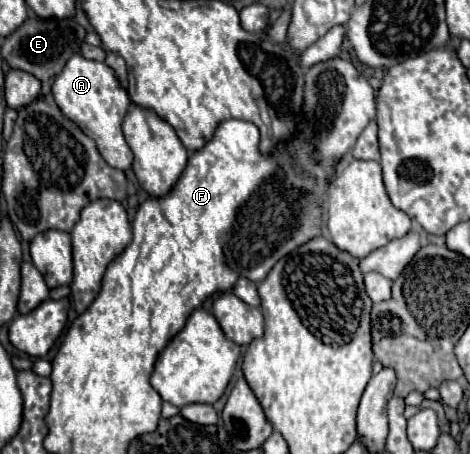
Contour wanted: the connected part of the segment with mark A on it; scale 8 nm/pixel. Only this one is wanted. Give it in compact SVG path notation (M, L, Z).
M72 55L64 71L56 77L52 85L52 95L60 111L96 143L102 159L110 167L116 167L120 171L128 171L132 167L134 155L122 135L122 119L128 113L130 97L120 79L116 79L116 73L106 63L88 61L82 55Z

